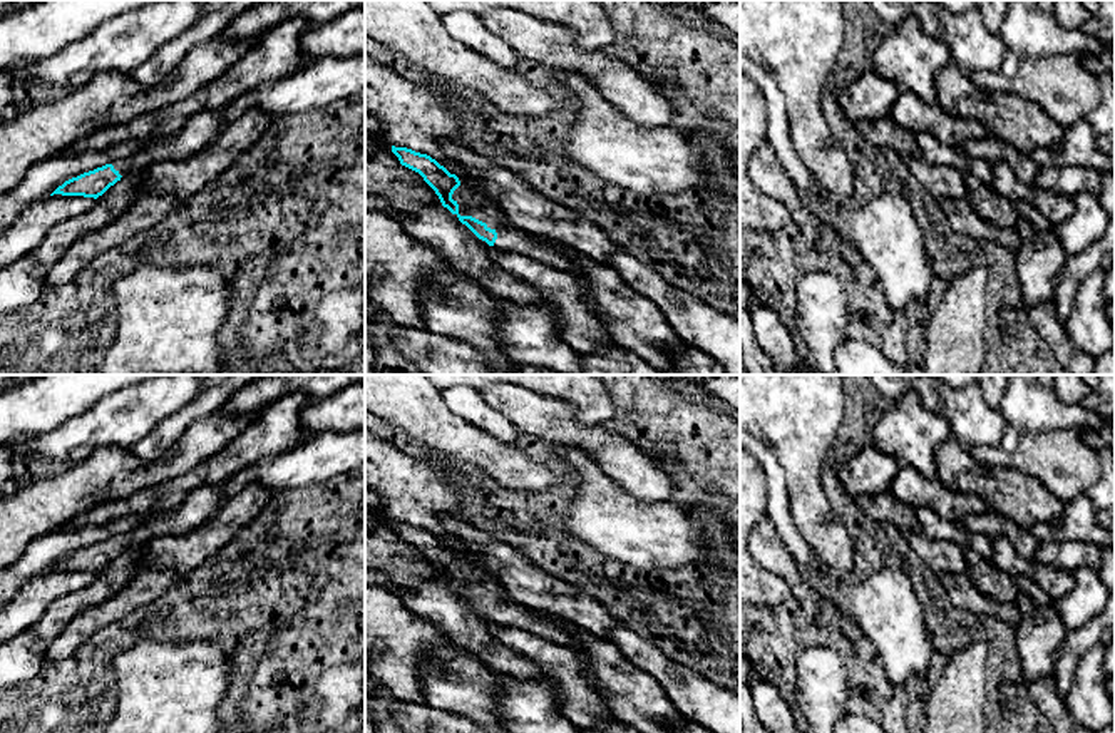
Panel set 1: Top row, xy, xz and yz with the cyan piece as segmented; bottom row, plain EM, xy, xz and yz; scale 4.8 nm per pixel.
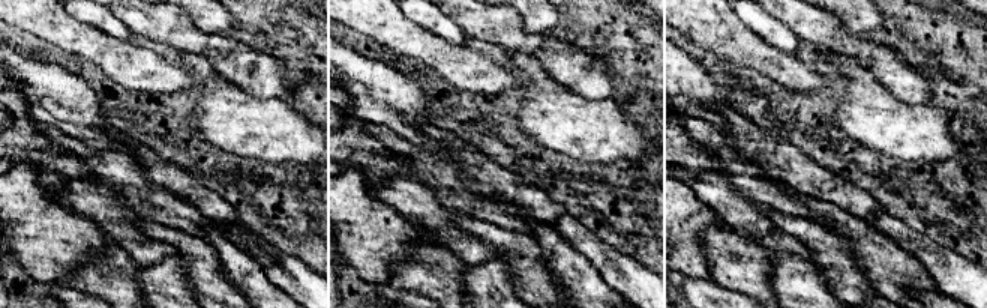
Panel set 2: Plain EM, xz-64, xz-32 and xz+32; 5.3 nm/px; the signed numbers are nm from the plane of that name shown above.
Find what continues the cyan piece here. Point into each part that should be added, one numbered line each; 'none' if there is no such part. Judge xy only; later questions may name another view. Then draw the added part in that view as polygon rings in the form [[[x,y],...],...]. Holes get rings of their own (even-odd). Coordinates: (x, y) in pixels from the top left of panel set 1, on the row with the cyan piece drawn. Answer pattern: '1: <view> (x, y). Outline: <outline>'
1: xy (201, 129). Outline: [[[218,109],[198,112],[182,124],[177,134],[157,141],[144,154],[114,161],[112,166],[124,177],[127,174],[137,174],[156,162],[191,157],[209,146],[223,126]]]

